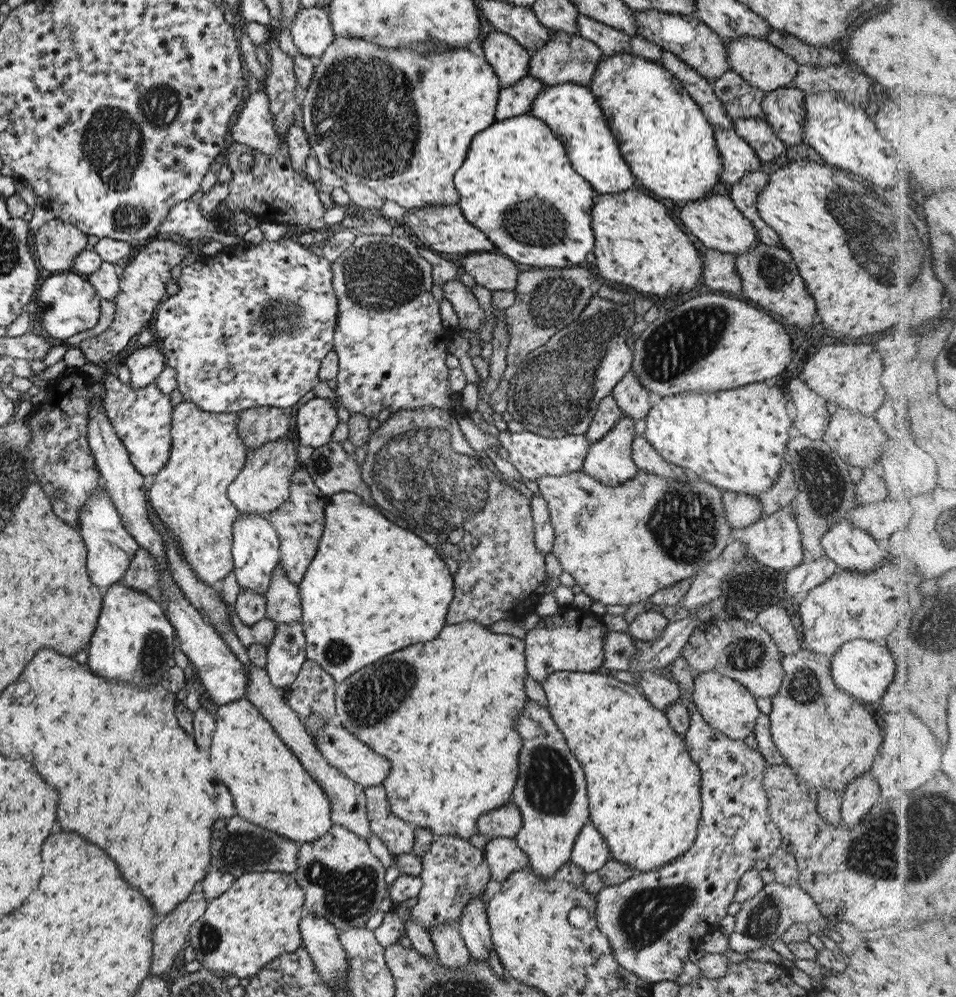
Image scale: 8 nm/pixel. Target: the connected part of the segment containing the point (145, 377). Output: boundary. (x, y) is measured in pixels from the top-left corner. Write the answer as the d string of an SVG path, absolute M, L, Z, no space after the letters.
M157 343L138 347L132 351L125 360L125 366L129 370L129 383L134 389L154 382L157 375L164 369L165 357L158 349Z

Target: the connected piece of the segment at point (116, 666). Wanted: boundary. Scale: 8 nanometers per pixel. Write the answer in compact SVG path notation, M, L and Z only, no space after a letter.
M122 581L111 584L102 596L100 613L93 634L86 646L87 668L93 670L93 676L103 676L107 680L133 682L135 686L147 686L161 680L161 674L175 666L173 662L173 633L174 628L167 620L163 606L151 600L145 593L133 590Z

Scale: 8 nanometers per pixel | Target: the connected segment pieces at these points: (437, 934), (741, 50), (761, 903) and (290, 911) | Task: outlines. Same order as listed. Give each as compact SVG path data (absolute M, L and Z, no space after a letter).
M443 923L428 930L438 961L452 971L462 969L470 956L458 930L451 923Z
M748 36L737 37L725 42L724 49L730 69L751 86L764 93L779 87L792 86L792 78L796 75L798 64L777 47L771 46L766 40Z
M773 880L770 883L764 884L762 889L748 901L740 904L738 913L734 915L733 933L728 938L727 951L749 954L757 951L759 948L771 947L775 940L782 938L782 934L795 923L812 924L817 918L821 918L822 914L815 901L803 890L800 886L784 885Z
M283 871L248 872L234 879L225 892L206 903L203 914L190 926L189 946L201 968L250 978L280 954L302 946L298 922L303 915L304 892Z

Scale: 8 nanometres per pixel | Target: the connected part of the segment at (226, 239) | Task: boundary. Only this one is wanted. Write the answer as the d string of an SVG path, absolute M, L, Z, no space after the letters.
M191 200L177 202L171 207L163 222L157 227L156 233L187 238L187 240L199 242L201 246L203 246L203 240L215 240L223 248L229 248L231 245L244 241L239 235L215 232L213 222L206 220L200 214L197 204Z

